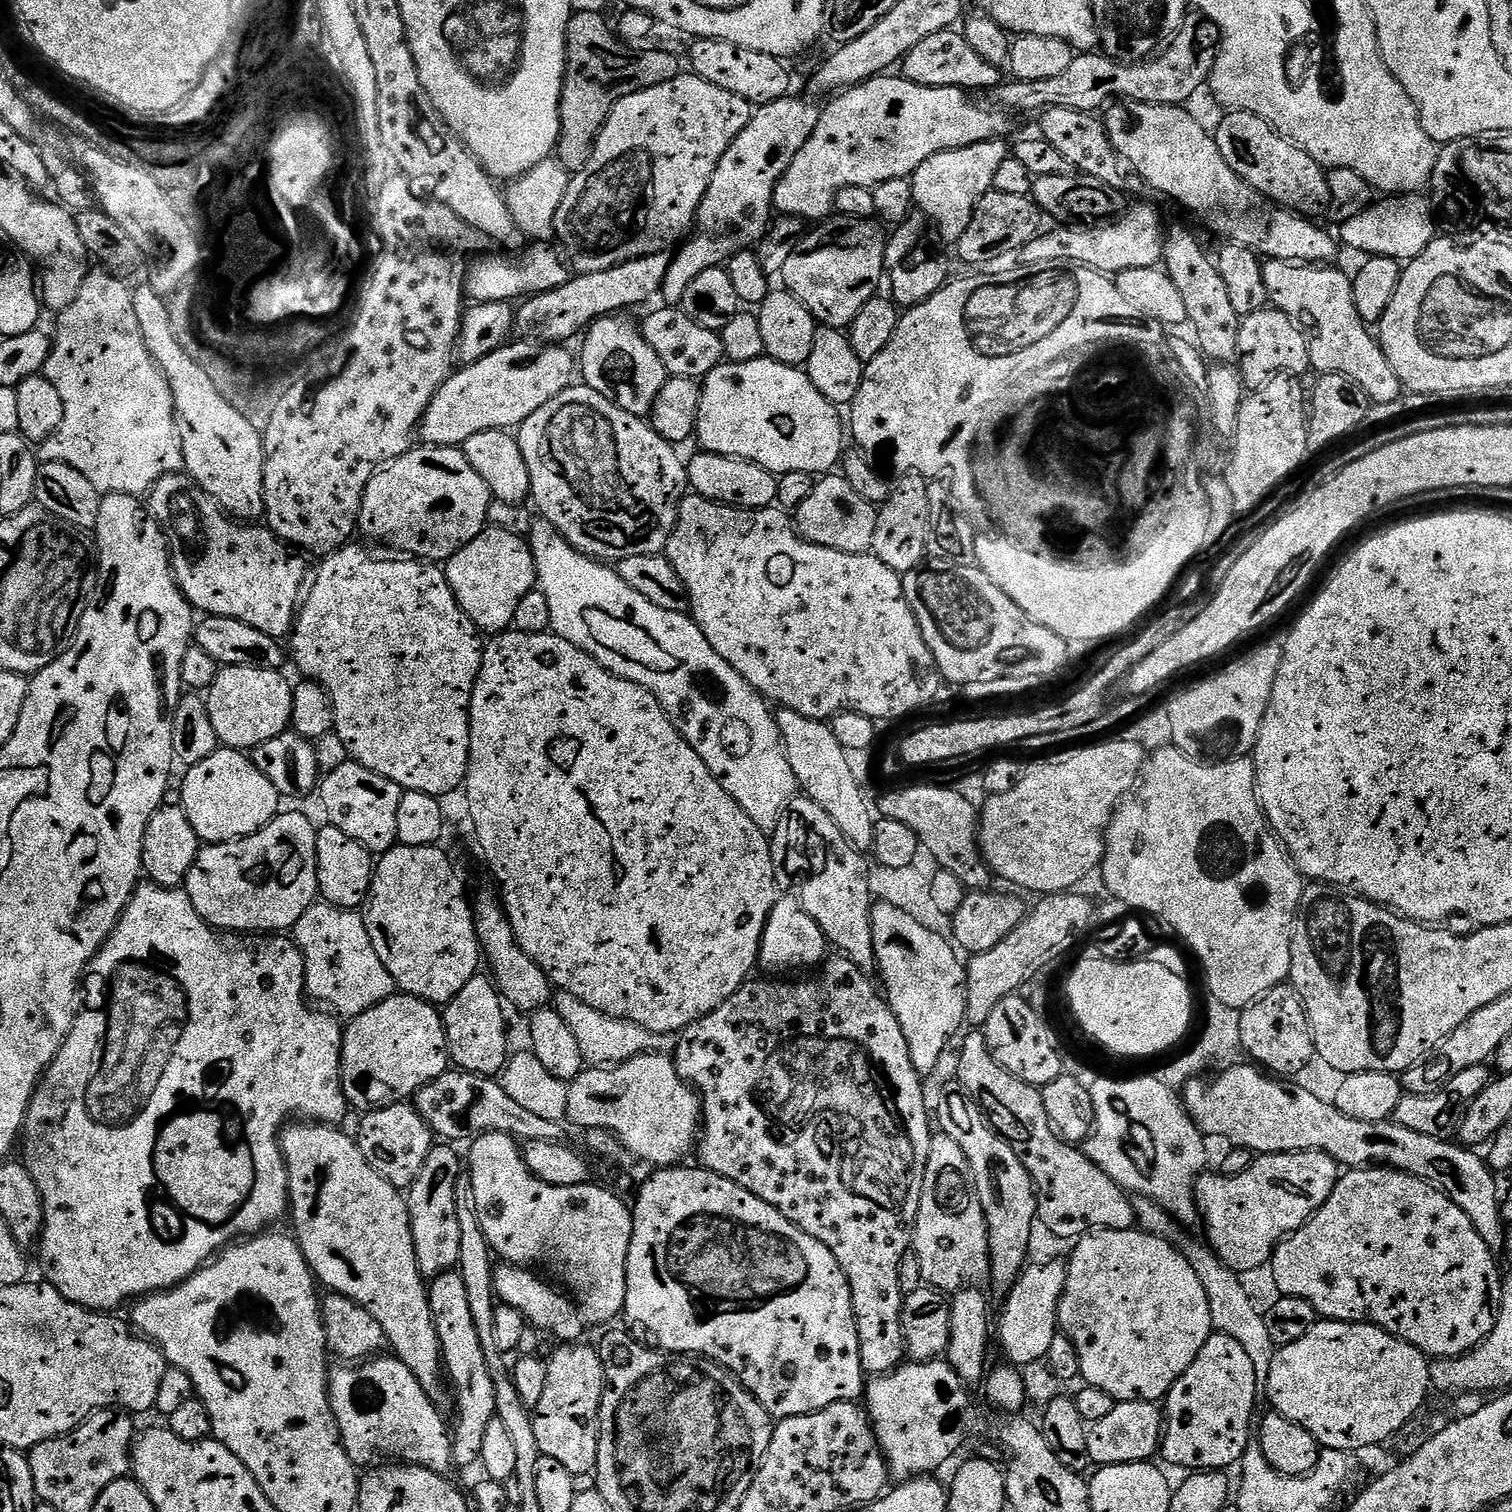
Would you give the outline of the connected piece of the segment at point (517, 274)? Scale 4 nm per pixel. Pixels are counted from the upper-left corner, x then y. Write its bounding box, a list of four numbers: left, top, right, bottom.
[466,242,570,304]

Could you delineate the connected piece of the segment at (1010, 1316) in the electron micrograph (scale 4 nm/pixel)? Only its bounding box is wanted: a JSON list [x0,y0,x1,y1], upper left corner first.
[1000,1259,1068,1366]

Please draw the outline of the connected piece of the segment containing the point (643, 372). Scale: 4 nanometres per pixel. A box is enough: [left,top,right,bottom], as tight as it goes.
[578,315,669,418]

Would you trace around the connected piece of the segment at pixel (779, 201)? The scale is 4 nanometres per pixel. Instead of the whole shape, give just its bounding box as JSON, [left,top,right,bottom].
[772,74,1009,222]

